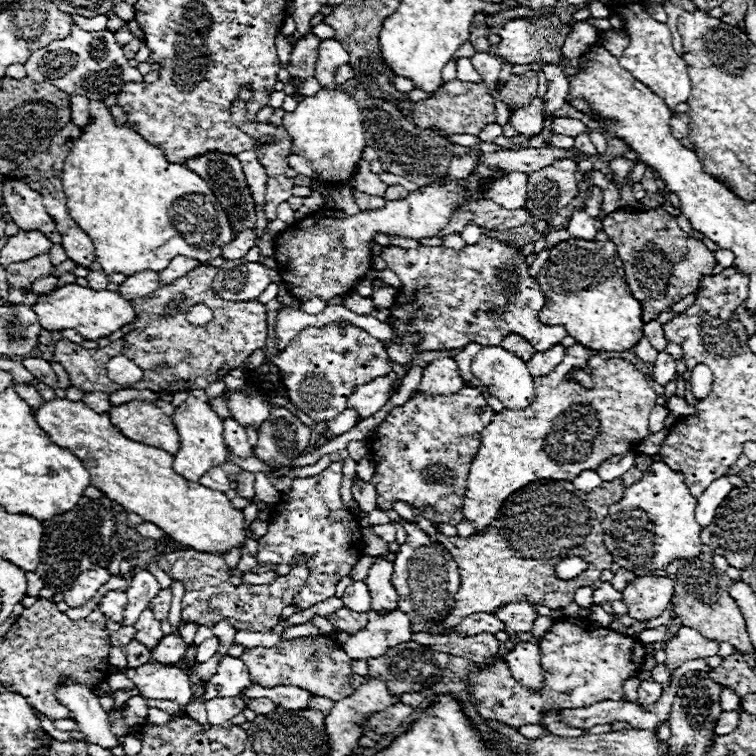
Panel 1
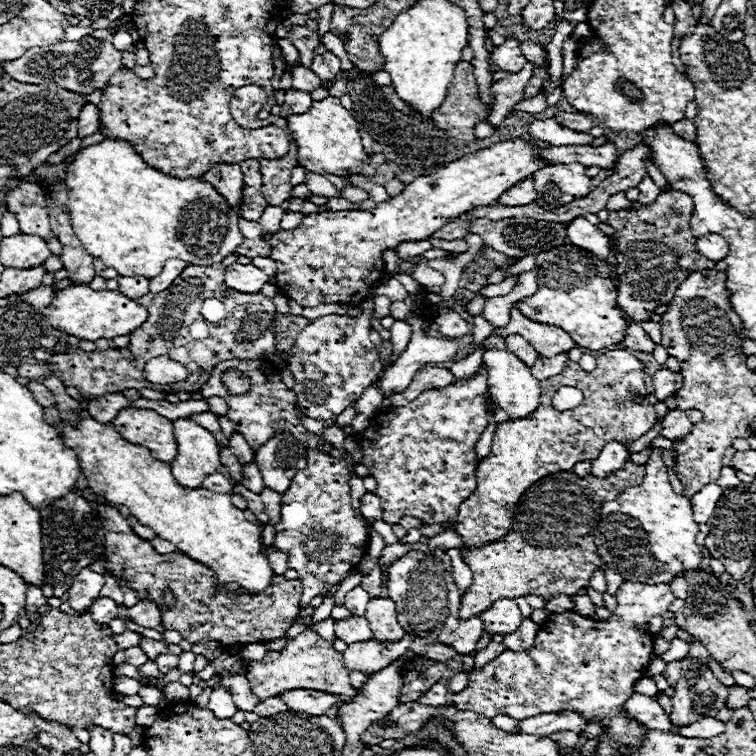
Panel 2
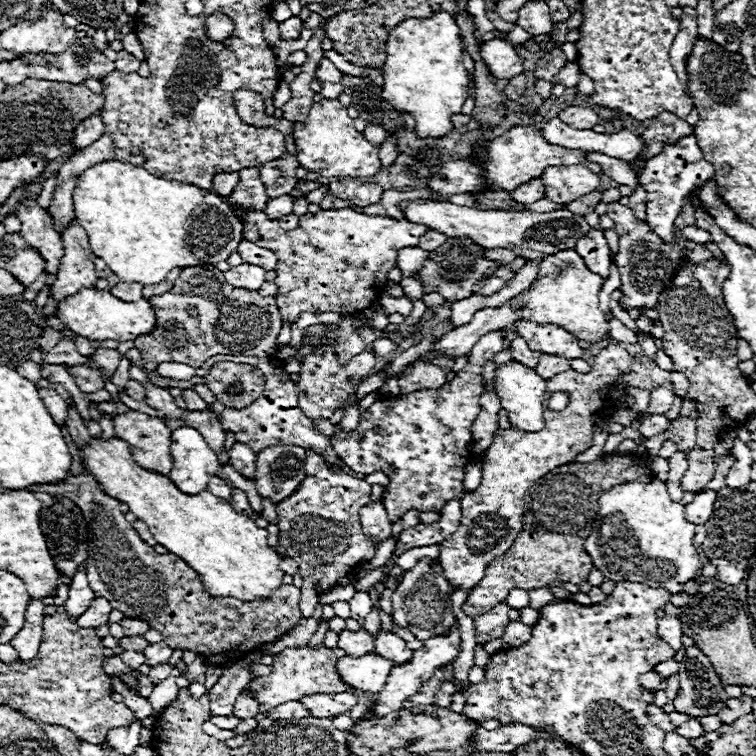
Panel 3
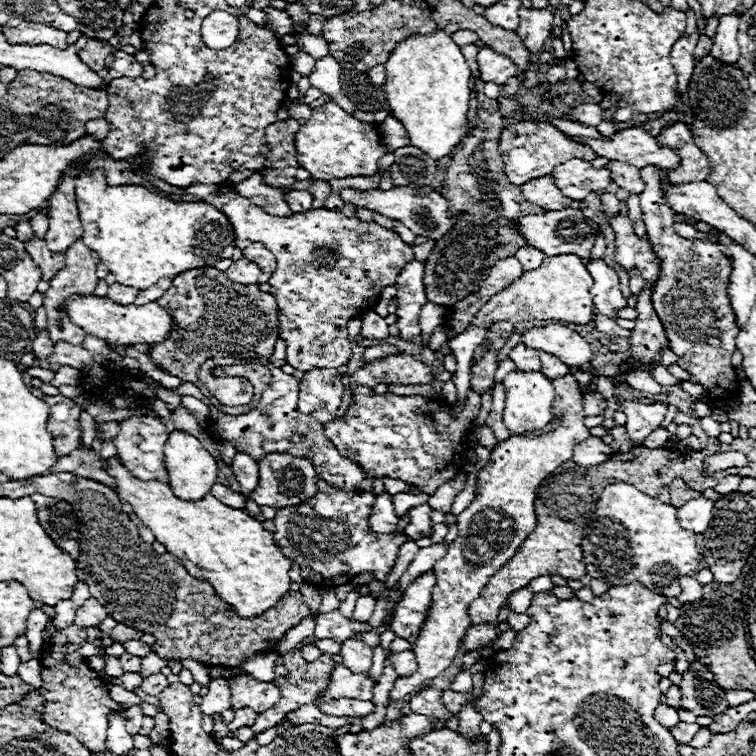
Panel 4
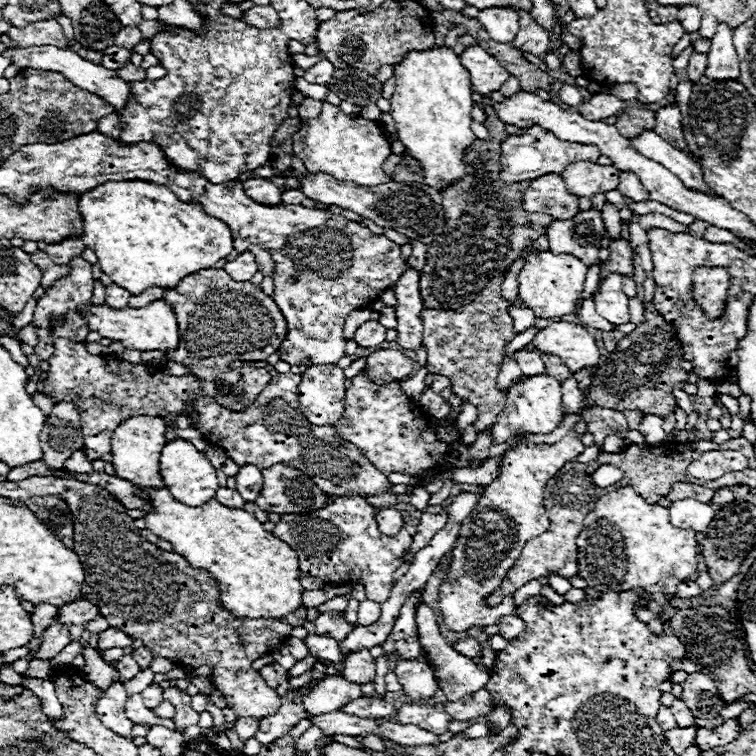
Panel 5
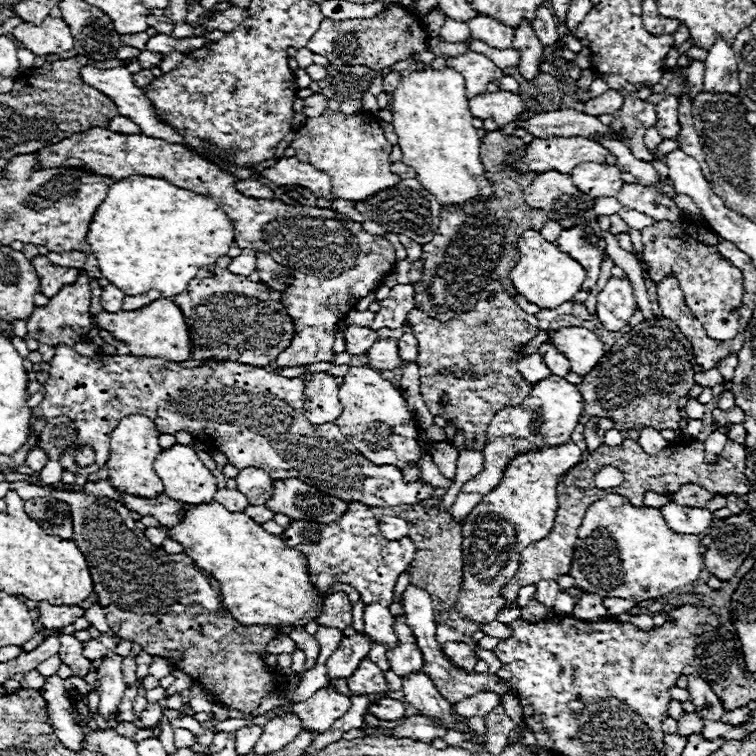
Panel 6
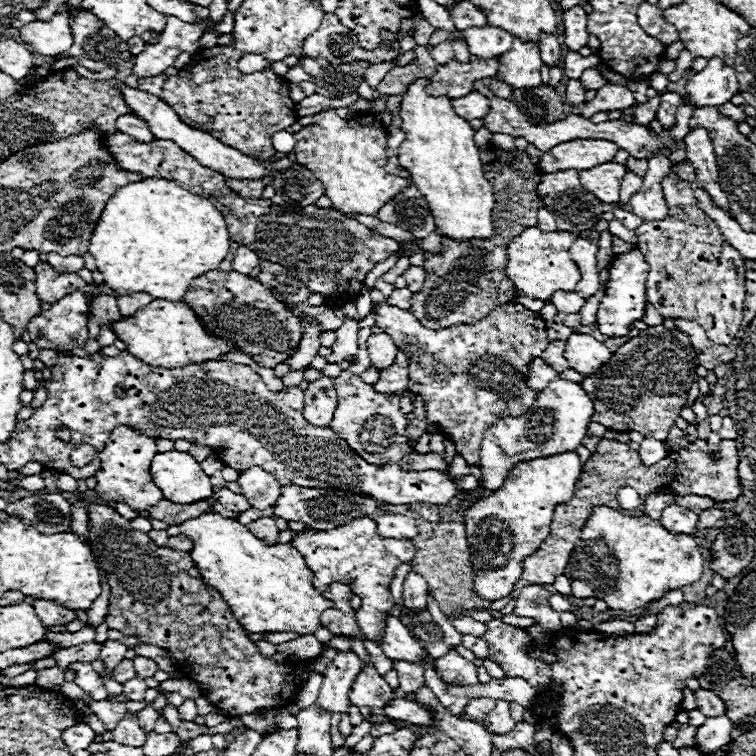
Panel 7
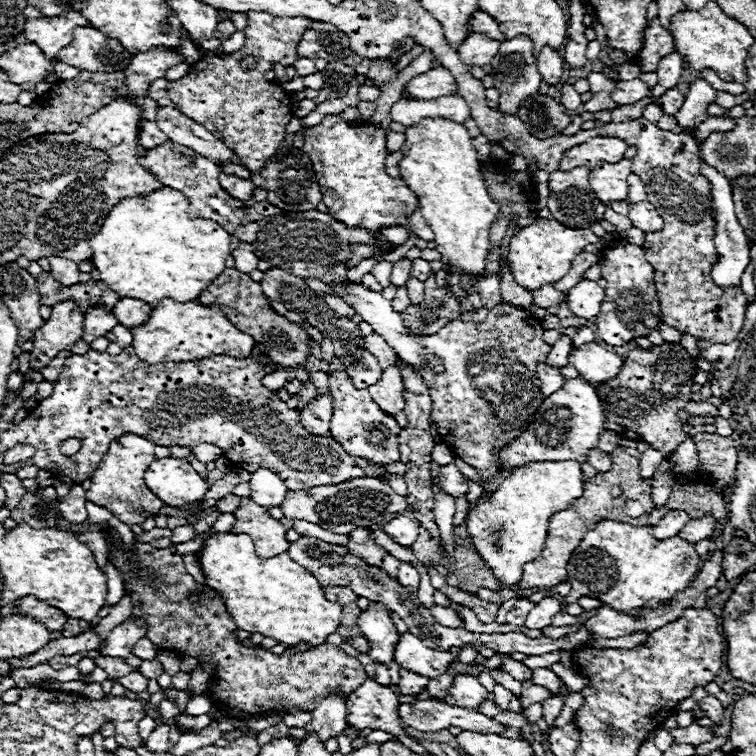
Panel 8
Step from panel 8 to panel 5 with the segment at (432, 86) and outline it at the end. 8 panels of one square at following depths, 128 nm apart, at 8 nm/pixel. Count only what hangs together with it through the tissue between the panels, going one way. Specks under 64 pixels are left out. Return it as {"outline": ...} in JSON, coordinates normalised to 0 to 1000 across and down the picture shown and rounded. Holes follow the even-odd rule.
{"outline":[[[622,61],[608,71],[608,82],[624,98],[624,119],[632,124],[648,124],[661,119],[661,114],[672,106],[672,95],[661,87],[661,82],[648,74],[635,61]]]}

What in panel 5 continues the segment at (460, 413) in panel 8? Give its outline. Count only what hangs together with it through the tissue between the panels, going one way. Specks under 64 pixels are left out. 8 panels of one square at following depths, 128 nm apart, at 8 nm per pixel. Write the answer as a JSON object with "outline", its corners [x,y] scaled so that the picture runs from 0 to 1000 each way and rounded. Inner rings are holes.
{"outline":[[[664,362],[651,368],[646,378],[635,389],[630,389],[630,397],[619,405],[611,405],[608,410],[601,410],[601,418],[595,418],[595,410],[566,407],[556,415],[561,431],[558,455],[566,466],[563,489],[569,495],[585,495],[595,500],[598,519],[614,532],[624,532],[632,540],[632,556],[627,558],[632,574],[653,561],[653,553],[667,542],[672,524],[672,516],[659,516],[656,511],[656,500],[667,474],[667,460],[683,444],[677,434],[677,421],[672,415],[675,399],[664,394],[664,370]]]}

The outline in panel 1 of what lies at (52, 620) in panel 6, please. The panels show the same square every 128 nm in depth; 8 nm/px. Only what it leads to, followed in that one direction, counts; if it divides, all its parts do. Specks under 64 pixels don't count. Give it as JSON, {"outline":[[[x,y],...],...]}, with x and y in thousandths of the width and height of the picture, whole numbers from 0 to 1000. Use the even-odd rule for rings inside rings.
{"outline":[[[146,780],[146,783],[140,783],[140,788],[135,788],[135,794],[130,796],[130,804],[132,804],[132,810],[135,810],[143,820],[159,823],[167,799],[169,799],[169,794],[167,794],[167,786],[164,786],[164,783],[159,783],[159,780]]]}

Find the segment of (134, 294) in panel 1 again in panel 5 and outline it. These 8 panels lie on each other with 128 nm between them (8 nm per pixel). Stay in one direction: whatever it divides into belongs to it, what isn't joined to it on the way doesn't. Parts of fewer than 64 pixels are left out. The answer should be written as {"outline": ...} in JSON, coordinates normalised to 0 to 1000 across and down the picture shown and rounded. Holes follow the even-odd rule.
{"outline":[[[153,376],[140,378],[140,405],[146,405],[146,407],[153,407],[153,410],[156,407],[167,407],[172,392],[175,389],[169,384],[164,384],[164,381],[153,378]]]}

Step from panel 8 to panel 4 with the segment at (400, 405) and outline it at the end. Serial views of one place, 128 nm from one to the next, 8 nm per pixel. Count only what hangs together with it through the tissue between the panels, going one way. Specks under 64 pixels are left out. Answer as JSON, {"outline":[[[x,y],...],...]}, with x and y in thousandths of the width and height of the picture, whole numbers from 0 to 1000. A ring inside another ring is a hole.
{"outline":[[[553,344],[540,347],[524,368],[524,381],[524,431],[529,434],[529,447],[548,450],[550,444],[556,444],[556,410],[566,399],[561,386],[561,349]]]}

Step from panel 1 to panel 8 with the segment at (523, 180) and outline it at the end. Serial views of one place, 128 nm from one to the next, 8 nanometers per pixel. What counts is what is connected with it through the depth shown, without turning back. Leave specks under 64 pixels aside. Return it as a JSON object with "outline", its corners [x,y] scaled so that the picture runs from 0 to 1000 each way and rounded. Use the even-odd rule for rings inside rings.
{"outline":[[[765,220],[762,225],[735,225],[728,230],[730,286],[751,302],[780,302],[796,291],[802,270],[796,270],[778,241],[783,222]]]}

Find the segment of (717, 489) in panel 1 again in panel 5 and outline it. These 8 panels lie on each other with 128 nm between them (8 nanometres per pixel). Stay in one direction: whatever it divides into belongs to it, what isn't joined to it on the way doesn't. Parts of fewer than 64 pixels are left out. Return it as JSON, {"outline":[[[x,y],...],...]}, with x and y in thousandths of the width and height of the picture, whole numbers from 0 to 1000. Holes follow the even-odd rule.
{"outline":[[[905,659],[899,664],[889,664],[884,669],[886,675],[886,690],[894,698],[918,701],[918,704],[934,704],[939,690],[944,688],[944,675],[939,667],[929,667],[918,659]]]}

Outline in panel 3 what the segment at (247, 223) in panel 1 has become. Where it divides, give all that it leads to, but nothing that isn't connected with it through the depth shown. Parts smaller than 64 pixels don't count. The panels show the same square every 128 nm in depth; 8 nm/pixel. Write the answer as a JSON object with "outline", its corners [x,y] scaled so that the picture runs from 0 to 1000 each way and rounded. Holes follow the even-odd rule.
{"outline":[[[286,230],[286,238],[280,243],[283,243],[286,257],[304,259],[315,241],[317,241],[317,230]]]}

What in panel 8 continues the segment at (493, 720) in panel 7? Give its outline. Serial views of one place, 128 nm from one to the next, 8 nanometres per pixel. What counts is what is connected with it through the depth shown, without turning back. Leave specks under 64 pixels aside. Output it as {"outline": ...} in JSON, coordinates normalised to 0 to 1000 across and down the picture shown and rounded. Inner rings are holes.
{"outline":[[[656,905],[656,907],[653,907],[653,929],[656,929],[664,939],[669,939],[669,937],[672,937],[675,923],[677,923],[677,915],[675,915],[675,913],[669,913],[669,910],[667,910],[667,907],[661,907],[661,905]]]}

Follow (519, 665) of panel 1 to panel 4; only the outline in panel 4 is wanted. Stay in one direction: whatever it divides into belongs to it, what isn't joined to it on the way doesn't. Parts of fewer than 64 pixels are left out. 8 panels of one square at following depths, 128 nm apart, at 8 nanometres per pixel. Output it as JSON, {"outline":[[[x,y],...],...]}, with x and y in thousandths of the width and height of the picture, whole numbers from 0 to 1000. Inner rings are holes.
{"outline":[[[669,833],[664,841],[659,841],[659,844],[653,847],[656,860],[672,860],[672,857],[677,854],[680,844],[683,844],[683,836],[680,836],[680,833]]]}

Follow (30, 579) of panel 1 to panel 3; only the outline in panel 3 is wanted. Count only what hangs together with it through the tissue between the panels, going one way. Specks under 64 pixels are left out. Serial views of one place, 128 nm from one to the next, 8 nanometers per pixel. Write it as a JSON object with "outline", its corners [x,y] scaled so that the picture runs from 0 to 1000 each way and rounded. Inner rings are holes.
{"outline":[[[40,794],[37,807],[34,807],[34,823],[32,823],[26,839],[21,839],[21,844],[16,844],[16,849],[13,849],[21,857],[29,876],[40,876],[50,865],[53,847],[56,847],[58,804],[61,802],[53,794]]]}

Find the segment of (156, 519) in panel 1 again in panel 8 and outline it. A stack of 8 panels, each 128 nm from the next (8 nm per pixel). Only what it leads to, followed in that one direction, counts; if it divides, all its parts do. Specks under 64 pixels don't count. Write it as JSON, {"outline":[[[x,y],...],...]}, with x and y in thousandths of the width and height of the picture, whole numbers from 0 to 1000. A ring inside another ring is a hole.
{"outline":[[[280,706],[265,733],[265,749],[272,772],[288,780],[299,794],[299,807],[307,812],[315,833],[362,844],[376,854],[405,849],[418,857],[431,852],[434,841],[442,839],[450,825],[452,802],[429,791],[413,757],[389,743],[381,730],[362,738],[344,738],[336,728],[333,712],[325,706]]]}

